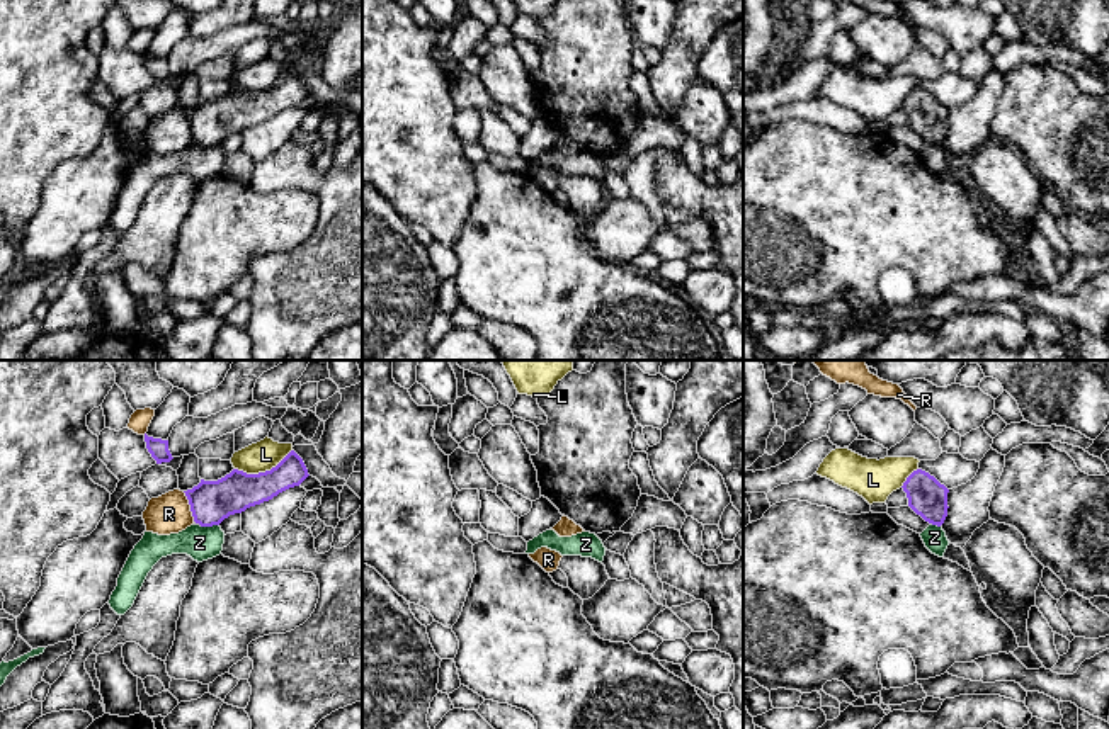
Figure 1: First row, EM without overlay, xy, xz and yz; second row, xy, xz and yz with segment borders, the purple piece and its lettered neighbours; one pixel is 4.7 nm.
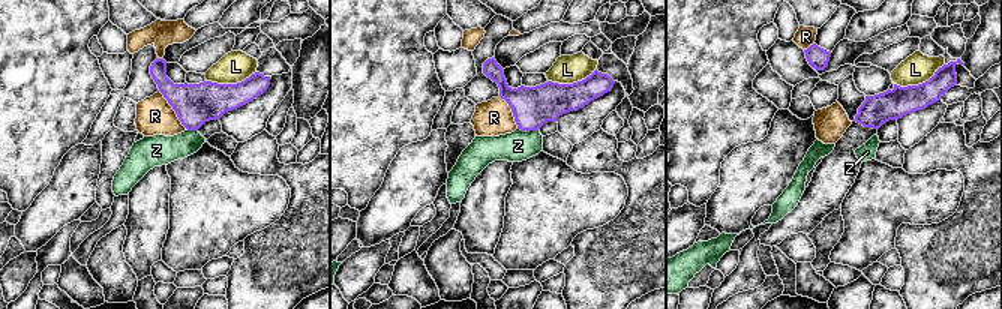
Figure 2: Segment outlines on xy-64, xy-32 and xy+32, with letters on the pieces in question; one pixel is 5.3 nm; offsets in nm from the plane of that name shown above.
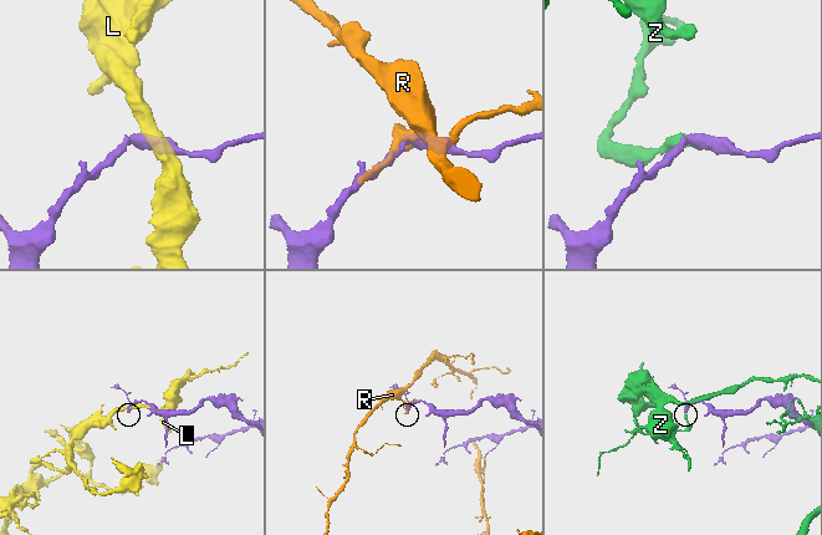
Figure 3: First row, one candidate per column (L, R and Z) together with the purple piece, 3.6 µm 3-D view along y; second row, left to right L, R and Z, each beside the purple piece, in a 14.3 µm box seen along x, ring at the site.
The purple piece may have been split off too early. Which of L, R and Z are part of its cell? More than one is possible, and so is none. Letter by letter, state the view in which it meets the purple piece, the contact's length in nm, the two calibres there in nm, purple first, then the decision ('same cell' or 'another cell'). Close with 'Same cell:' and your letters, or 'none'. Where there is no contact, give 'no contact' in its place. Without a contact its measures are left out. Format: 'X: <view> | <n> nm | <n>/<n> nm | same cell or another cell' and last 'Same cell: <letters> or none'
L: xy | 280 nm | 190/140 nm | another cell
R: xy | 160 nm | 200/190 nm | another cell
Z: xy | 100 nm | 200/160 nm | another cell
Same cell: none

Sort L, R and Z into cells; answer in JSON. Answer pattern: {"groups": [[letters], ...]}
{"groups": [["L"], ["R"], ["Z"]]}

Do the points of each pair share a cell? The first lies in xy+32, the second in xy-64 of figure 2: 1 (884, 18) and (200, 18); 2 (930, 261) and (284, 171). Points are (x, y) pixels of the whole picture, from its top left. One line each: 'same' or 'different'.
1: same
2: same

